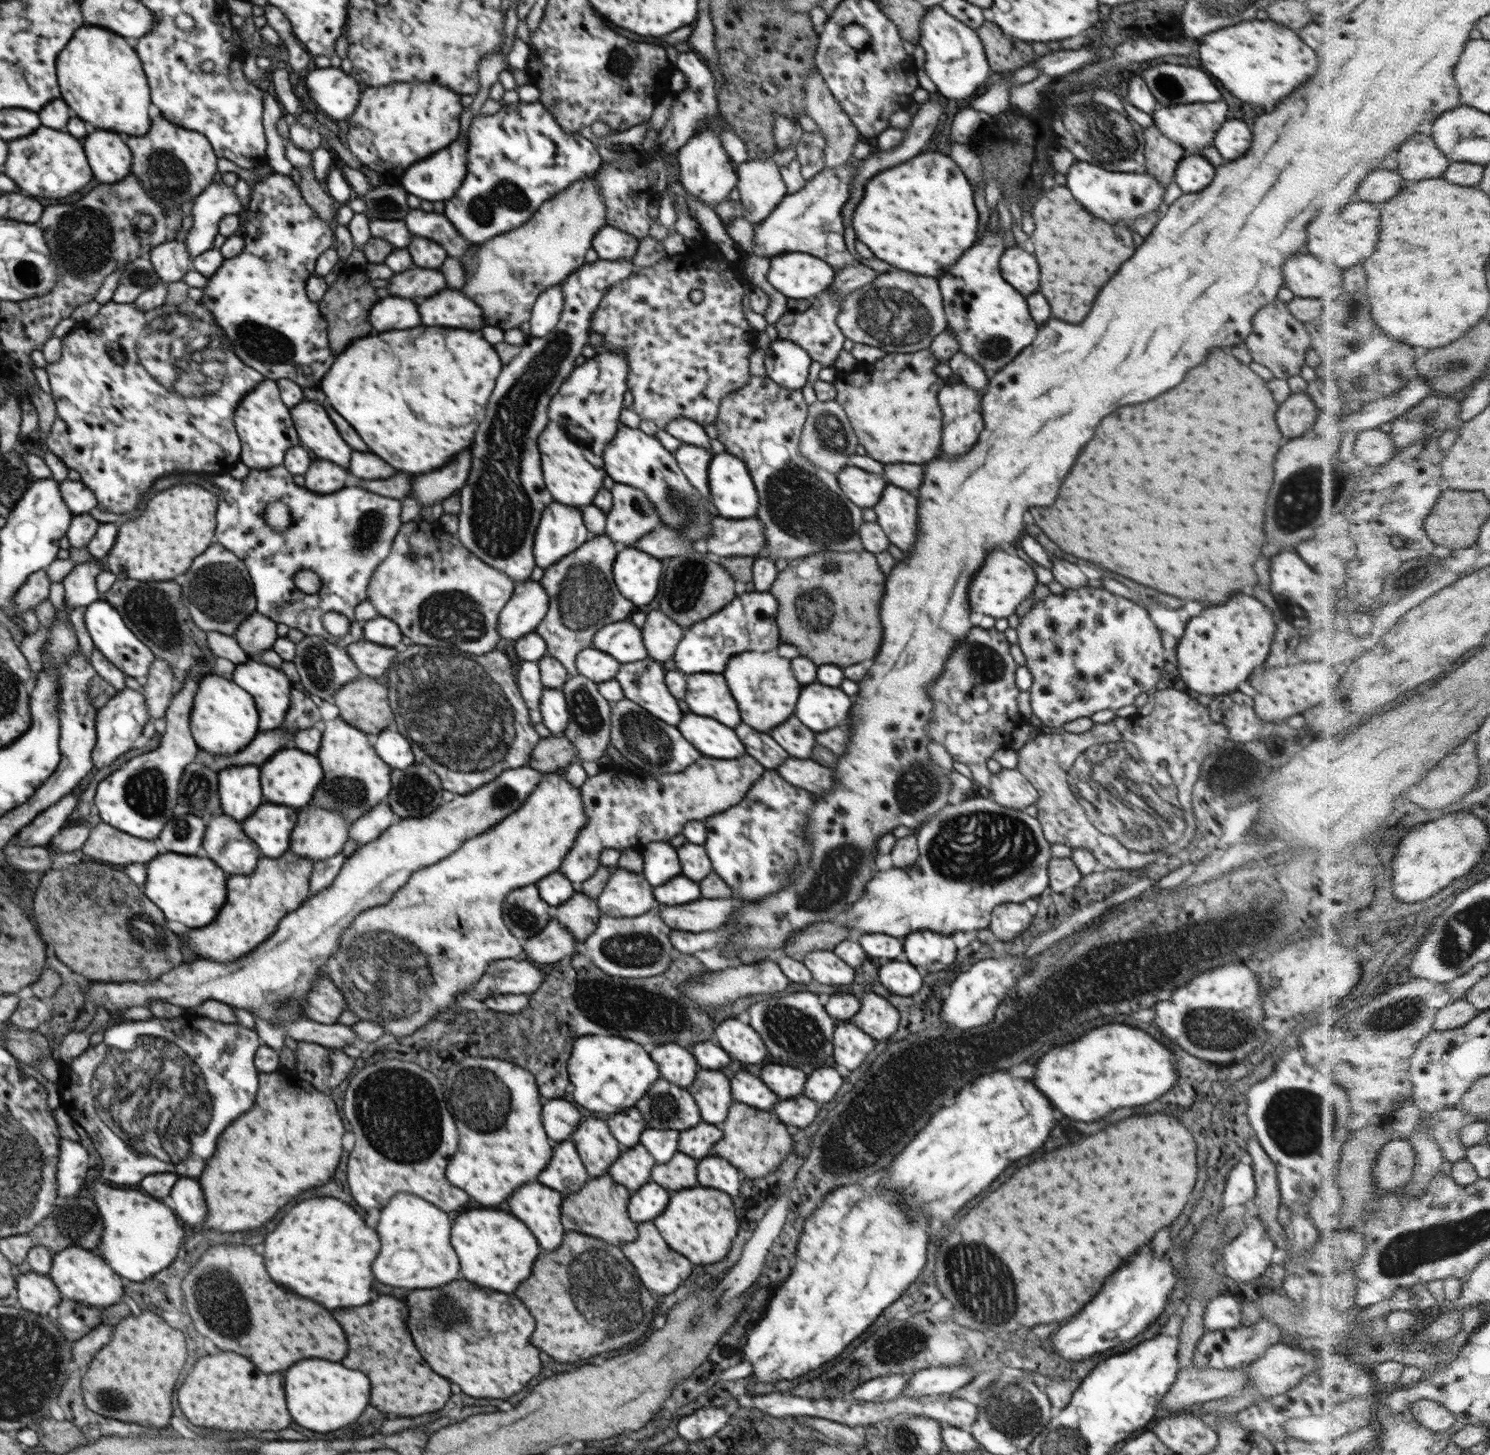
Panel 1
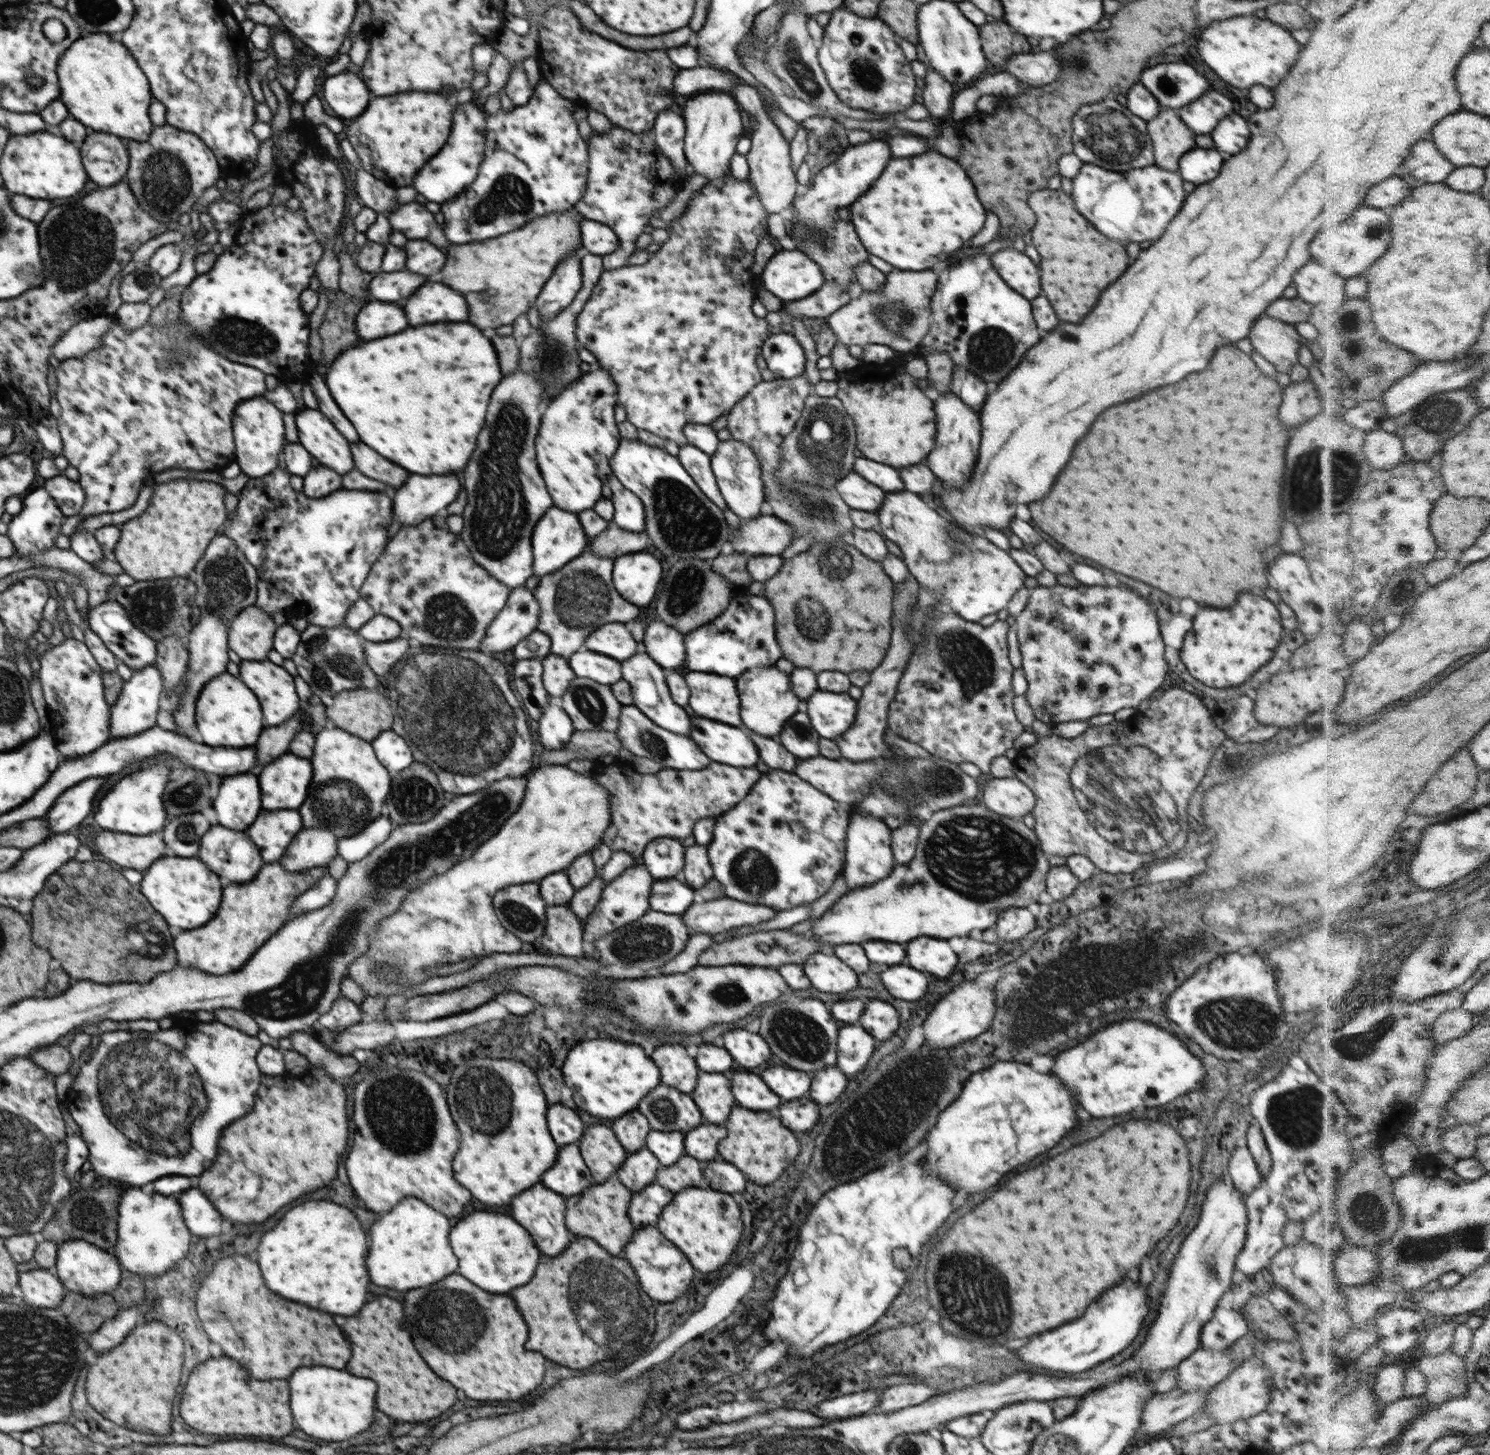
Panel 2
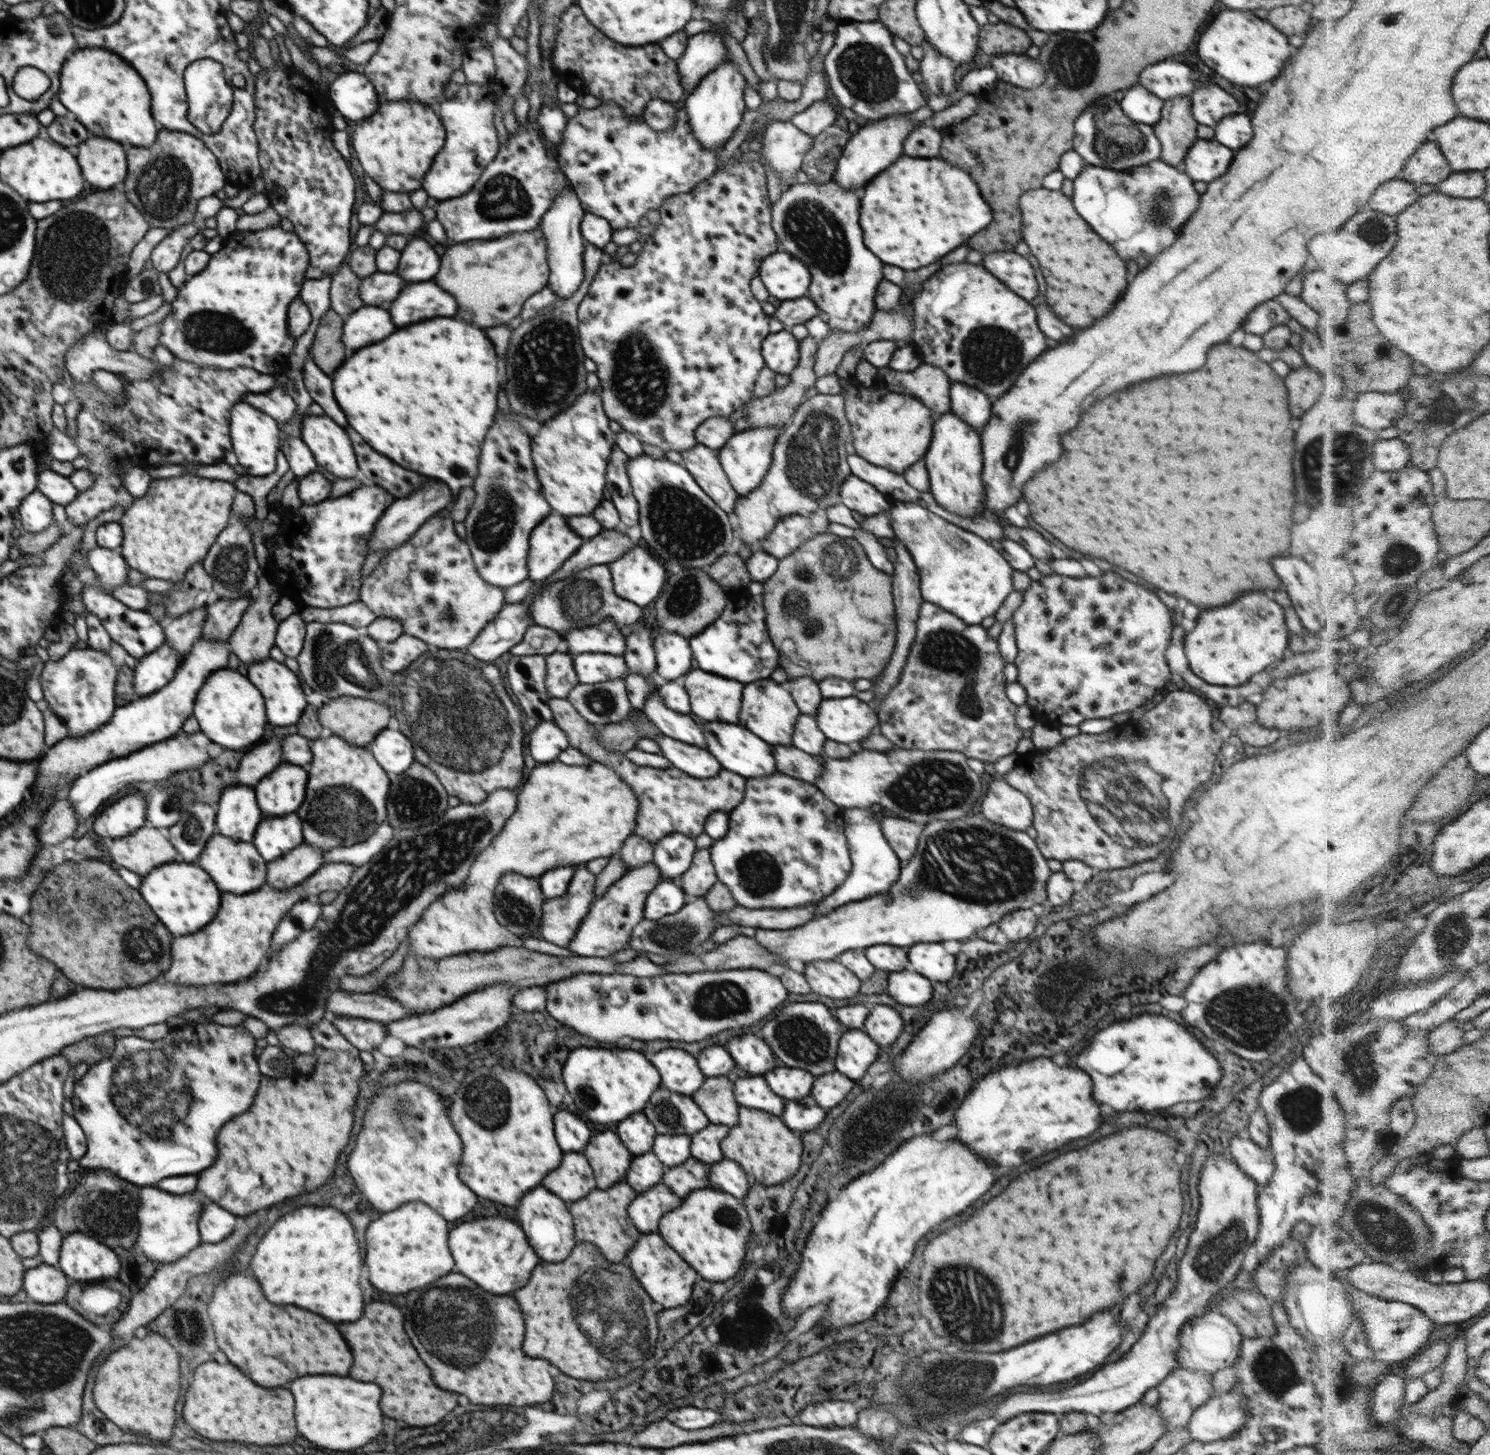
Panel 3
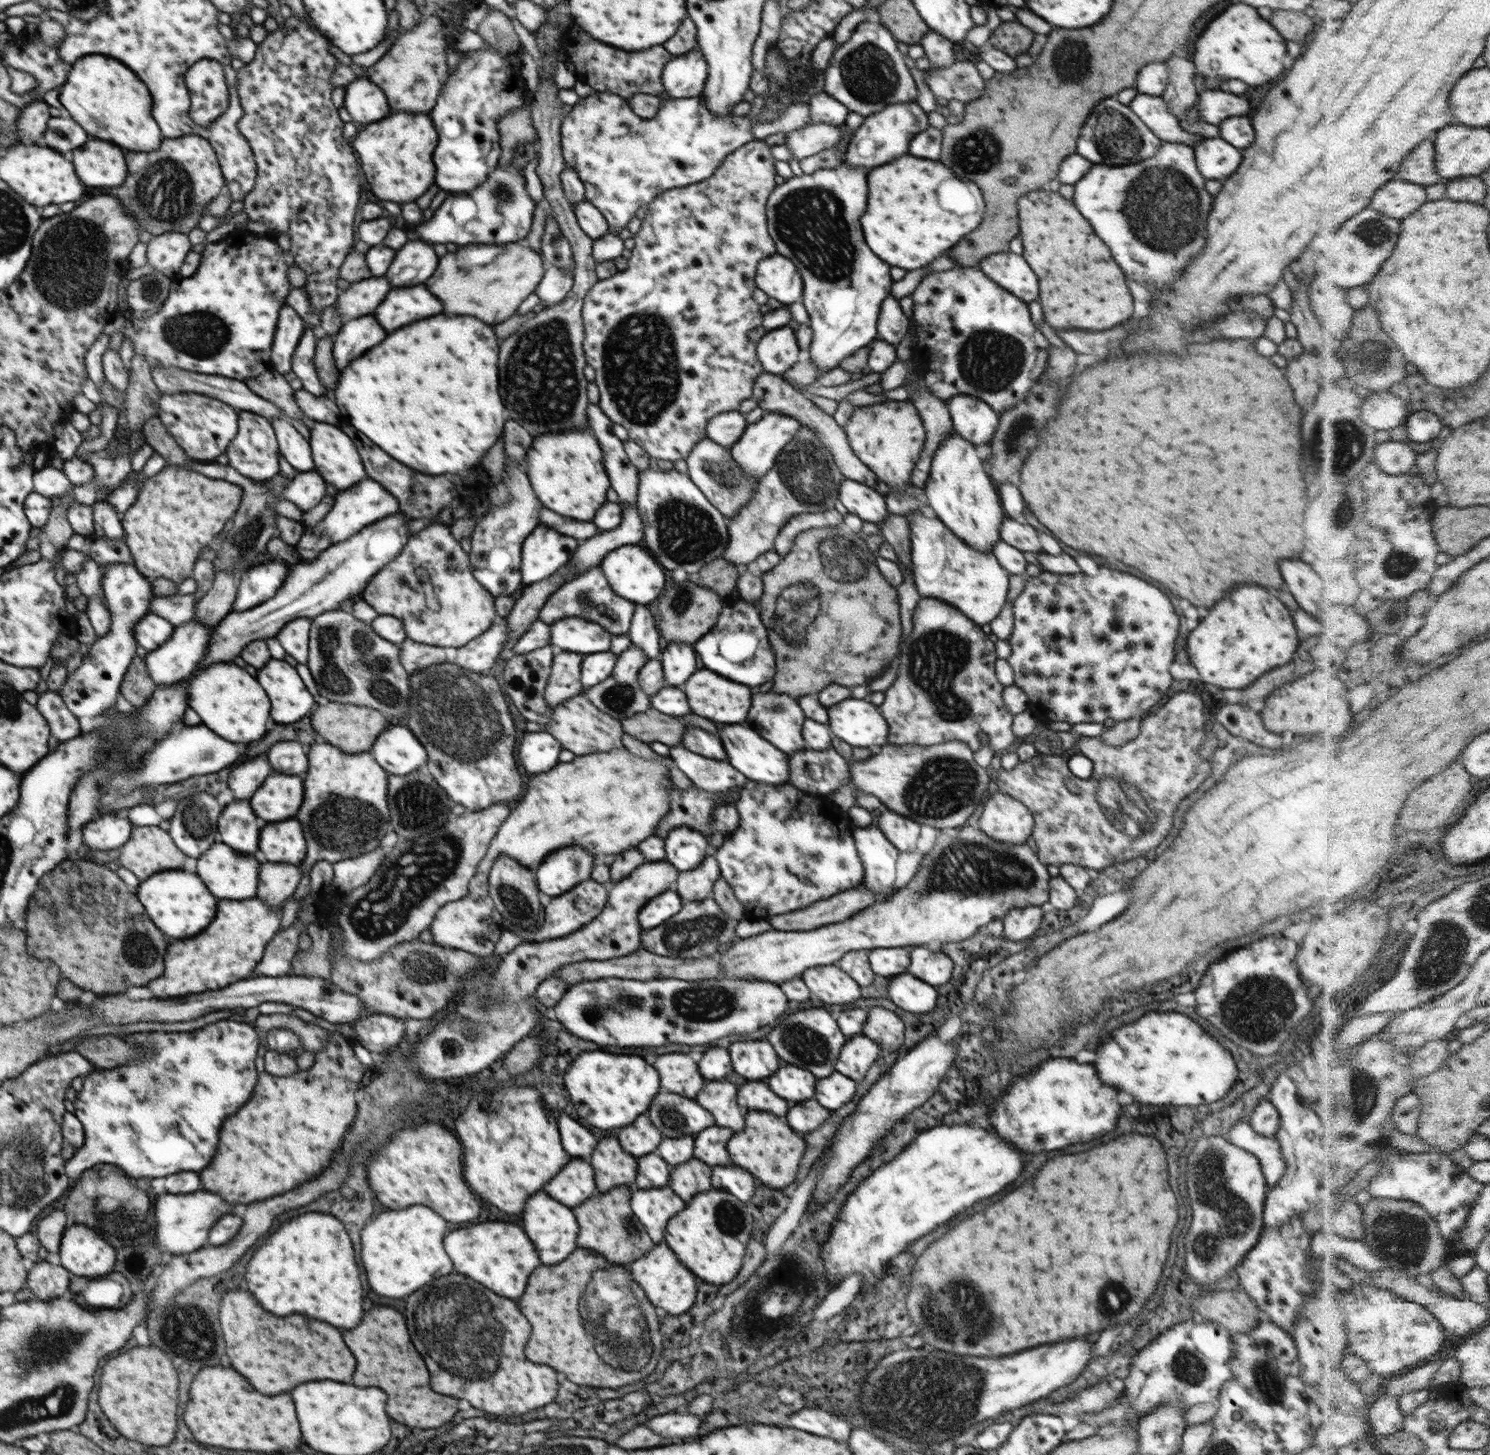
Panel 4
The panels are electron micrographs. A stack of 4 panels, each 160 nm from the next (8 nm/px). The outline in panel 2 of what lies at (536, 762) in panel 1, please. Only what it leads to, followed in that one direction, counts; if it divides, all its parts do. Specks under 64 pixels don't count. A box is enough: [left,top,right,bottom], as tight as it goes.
[539,730,621,767]

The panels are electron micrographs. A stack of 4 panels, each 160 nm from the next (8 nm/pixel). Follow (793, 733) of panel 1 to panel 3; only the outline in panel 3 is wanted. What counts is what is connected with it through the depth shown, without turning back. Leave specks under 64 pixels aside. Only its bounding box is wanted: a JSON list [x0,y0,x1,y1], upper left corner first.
[792,714,825,755]

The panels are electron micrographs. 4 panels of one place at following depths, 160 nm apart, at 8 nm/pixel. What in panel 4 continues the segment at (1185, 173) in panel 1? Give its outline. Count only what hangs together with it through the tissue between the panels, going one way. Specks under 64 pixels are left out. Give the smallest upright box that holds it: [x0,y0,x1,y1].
[1193,138,1242,180]

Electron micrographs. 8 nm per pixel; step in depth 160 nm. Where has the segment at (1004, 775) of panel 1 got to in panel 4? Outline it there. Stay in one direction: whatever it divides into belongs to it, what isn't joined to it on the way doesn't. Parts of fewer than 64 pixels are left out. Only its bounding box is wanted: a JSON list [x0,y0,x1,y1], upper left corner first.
[979,791,1034,844]

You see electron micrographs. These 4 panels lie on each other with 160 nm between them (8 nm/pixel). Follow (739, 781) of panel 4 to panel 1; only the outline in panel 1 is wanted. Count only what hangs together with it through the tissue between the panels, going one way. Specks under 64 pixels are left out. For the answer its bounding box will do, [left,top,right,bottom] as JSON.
[611,697,702,775]

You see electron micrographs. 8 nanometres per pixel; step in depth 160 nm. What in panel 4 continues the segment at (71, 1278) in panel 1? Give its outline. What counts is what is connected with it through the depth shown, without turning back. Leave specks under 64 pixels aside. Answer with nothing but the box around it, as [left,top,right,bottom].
[58,1224,116,1278]

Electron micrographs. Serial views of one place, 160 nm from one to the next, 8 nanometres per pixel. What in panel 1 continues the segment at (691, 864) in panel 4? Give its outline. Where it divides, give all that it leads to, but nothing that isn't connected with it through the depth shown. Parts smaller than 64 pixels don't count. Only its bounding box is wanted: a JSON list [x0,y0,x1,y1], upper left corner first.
[640,841,681,887]

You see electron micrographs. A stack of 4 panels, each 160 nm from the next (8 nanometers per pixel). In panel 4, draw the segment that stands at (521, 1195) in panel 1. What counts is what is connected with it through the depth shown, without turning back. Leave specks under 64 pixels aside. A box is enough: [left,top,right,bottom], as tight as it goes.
[522,1192,579,1264]

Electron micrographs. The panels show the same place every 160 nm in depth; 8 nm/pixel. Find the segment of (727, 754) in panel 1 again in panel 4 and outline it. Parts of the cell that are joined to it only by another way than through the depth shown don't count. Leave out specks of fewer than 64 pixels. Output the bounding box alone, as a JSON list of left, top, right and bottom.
[718,723,789,785]

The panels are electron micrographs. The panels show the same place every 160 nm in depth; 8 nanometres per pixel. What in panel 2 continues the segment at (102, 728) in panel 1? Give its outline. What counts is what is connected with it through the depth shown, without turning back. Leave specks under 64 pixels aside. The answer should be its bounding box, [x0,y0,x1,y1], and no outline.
[111,663,163,739]

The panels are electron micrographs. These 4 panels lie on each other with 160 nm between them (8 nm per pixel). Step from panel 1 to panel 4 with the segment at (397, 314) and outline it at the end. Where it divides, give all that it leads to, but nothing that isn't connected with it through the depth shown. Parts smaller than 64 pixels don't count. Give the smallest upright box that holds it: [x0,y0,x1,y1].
[333,316,386,372]

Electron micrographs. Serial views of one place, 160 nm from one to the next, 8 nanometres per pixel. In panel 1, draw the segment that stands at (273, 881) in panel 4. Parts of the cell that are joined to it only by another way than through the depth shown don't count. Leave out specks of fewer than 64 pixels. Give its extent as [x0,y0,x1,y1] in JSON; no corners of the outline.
[289,804,349,863]

